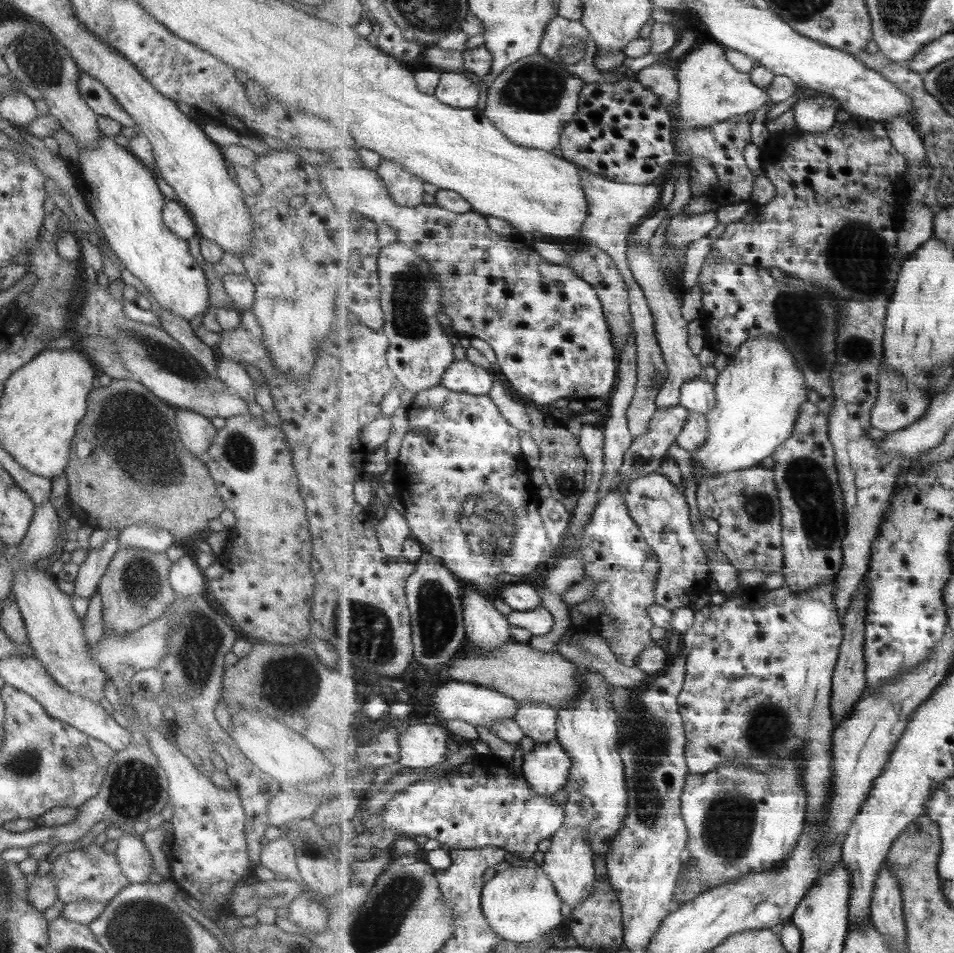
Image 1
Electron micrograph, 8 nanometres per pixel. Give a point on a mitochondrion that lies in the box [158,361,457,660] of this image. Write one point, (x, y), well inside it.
(237, 449)

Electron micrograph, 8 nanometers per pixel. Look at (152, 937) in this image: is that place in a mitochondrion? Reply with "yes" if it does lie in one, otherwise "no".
yes

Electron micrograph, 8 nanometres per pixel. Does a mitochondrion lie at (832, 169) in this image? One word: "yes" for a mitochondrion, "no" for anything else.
no

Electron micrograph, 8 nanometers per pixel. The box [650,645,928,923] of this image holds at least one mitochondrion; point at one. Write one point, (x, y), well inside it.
(728, 824)

